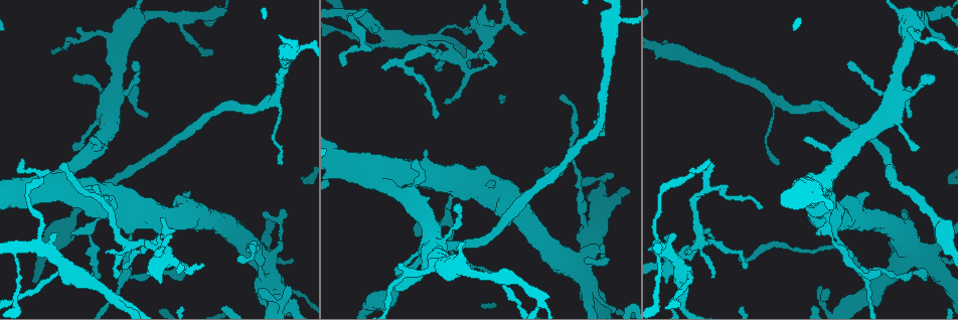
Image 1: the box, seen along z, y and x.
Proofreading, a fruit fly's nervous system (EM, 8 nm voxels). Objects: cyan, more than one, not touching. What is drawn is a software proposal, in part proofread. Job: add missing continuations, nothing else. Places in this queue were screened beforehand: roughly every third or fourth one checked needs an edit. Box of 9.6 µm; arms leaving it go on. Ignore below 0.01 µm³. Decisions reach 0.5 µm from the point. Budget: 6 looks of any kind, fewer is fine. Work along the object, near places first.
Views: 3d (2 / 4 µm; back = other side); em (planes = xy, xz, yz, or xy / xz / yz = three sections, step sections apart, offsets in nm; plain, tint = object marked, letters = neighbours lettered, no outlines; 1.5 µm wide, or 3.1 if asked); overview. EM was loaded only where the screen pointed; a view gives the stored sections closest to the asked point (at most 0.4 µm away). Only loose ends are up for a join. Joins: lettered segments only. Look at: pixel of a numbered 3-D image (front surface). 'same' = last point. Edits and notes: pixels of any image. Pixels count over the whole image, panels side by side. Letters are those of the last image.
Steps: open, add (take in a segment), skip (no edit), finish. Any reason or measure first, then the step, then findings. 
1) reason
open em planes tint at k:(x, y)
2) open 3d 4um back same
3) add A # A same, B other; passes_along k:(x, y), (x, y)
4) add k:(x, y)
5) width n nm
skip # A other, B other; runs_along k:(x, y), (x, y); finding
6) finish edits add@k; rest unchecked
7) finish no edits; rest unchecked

tapers out
open 3d 4um at 1:(485, 50)

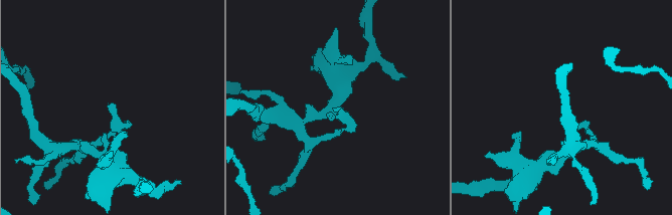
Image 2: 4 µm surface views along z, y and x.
now the EM
open em planes tint at 2:(111, 104)

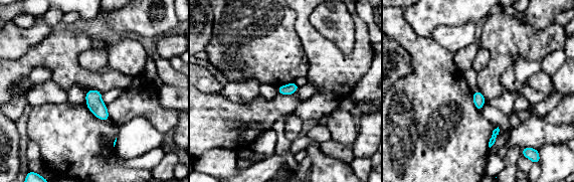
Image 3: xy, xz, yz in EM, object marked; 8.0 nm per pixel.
open em planes letters same

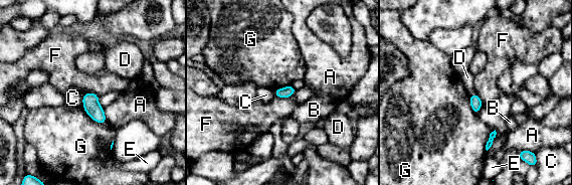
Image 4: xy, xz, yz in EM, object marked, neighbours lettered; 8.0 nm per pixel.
skip # A other, B other, C other, D other, E other, F other, G other; border 4:(475, 93), (469, 96); none of them fits

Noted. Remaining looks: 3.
free end
open 3d 2um at 1:(282, 165)

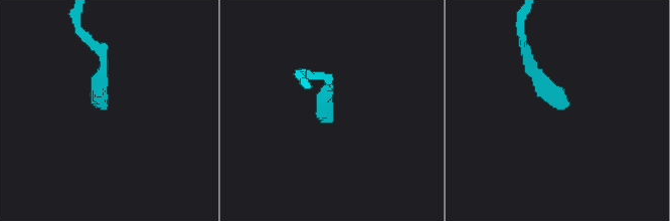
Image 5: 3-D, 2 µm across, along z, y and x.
now the EM
open em planes letters at 5:(106, 105)

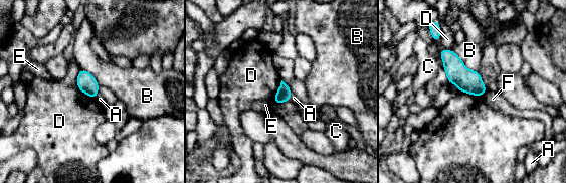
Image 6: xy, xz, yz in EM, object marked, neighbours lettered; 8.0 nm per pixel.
skip # A other, B other, C other, D other, E other, F other; border 6:(290, 92), (291, 100); no lettered segment goes on from it

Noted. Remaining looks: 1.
finish no edits; rest unchecked

